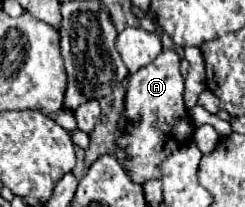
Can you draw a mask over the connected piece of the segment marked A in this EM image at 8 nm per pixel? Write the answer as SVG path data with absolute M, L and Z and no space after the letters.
M162 50L154 62L128 78L124 110L114 138L114 156L134 182L144 184L146 180L162 178L160 166L164 158L188 146L192 142L192 134L194 124L184 106L184 76L180 74L180 58L174 50Z

